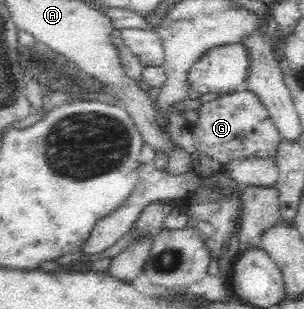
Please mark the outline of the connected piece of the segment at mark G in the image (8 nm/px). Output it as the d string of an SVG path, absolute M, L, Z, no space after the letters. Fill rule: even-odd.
M242 87L225 93L217 99L205 102L198 111L201 111L201 115L193 126L195 148L213 156L220 163L242 156L273 156L272 152L282 140L255 90Z

